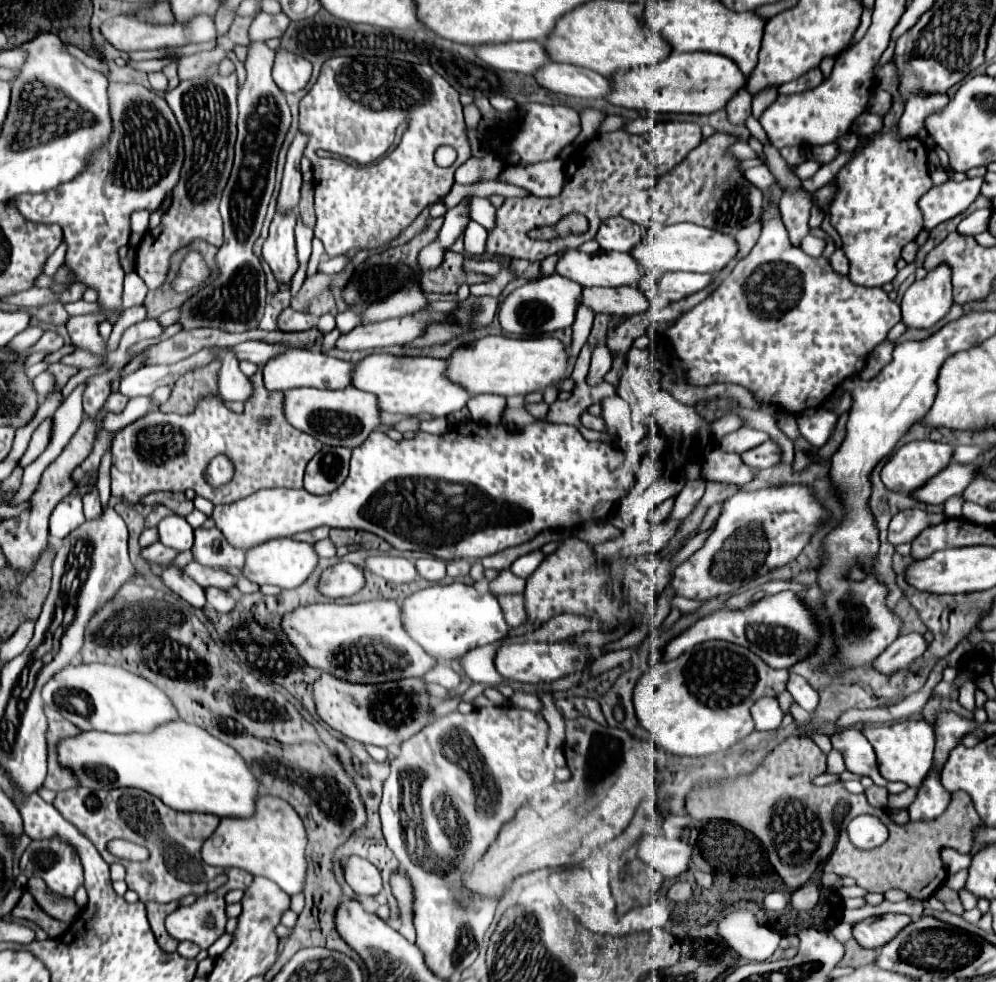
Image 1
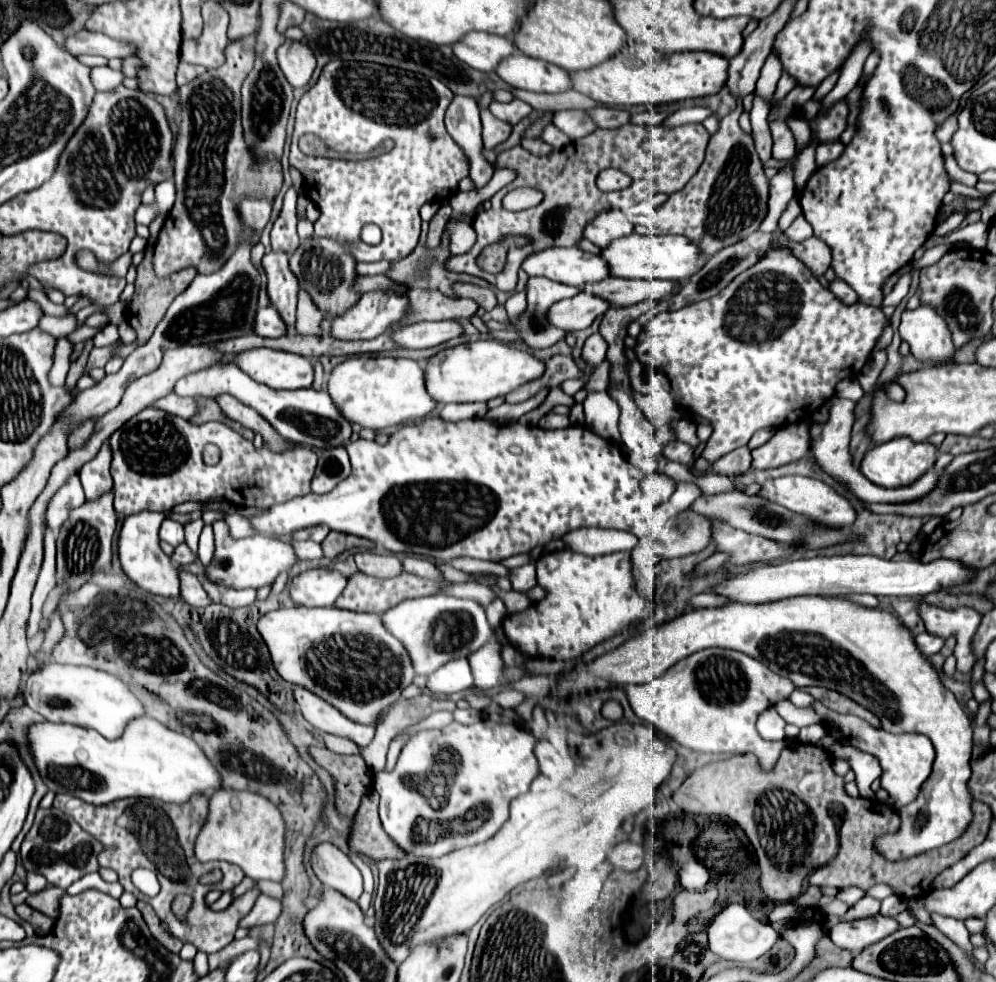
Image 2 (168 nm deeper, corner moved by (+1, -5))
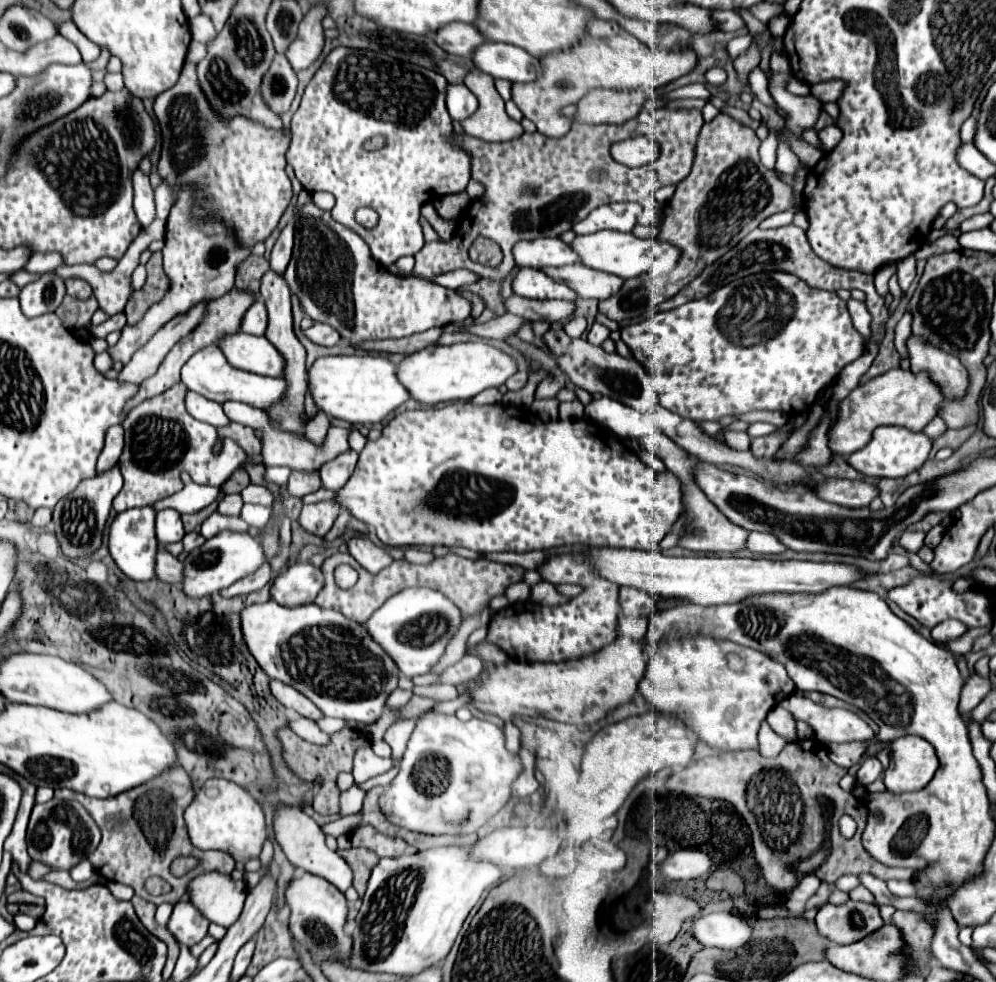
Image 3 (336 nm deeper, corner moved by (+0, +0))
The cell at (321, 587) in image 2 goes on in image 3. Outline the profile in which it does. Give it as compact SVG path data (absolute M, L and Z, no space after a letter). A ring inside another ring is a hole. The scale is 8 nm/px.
M291 564L271 584L271 600L281 606L301 606L315 600L323 588L323 574L313 564Z

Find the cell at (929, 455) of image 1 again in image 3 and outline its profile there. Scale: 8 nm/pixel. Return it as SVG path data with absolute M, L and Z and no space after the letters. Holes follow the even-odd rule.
M879 426L877 430L873 430L873 438L869 440L869 444L853 452L847 458L847 464L865 476L901 478L909 472L919 470L921 464L927 460L929 452L931 452L931 438L927 438L923 432L913 432L899 426Z

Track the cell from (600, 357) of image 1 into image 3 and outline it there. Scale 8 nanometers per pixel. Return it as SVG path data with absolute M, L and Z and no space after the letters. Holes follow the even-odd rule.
M595 322L595 324L593 324L593 328L589 330L589 336L587 336L587 338L589 338L589 342L591 342L591 344L597 344L597 346L599 346L603 340L607 340L607 338L609 338L609 328L605 328L603 324Z

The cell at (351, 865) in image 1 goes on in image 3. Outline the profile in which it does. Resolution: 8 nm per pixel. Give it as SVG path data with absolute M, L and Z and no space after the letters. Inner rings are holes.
M279 804L275 808L275 816L273 816L273 832L275 832L277 844L281 846L287 860L295 868L301 868L305 872L311 872L311 874L317 874L317 876L325 878L327 882L337 886L341 892L345 892L351 886L353 872L351 872L349 864L337 852L333 852L325 846L325 834L321 832L319 824L313 818L309 818L299 806Z

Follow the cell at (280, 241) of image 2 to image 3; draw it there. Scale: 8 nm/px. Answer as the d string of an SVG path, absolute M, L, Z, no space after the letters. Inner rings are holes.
M293 224L285 226L281 236L277 238L275 246L273 246L273 252L271 252L271 268L277 272L277 274L285 274L285 268L289 264L289 258L291 258L291 250L293 250Z

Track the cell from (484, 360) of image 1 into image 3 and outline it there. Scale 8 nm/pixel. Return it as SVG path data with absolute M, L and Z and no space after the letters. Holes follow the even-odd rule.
M465 342L453 346L429 346L405 356L397 368L397 380L409 390L413 400L425 406L451 400L471 400L485 388L501 386L517 372L515 360L483 342Z

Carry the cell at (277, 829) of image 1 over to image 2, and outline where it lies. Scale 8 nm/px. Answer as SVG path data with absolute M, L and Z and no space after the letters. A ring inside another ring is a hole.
M220 789L210 797L210 813L204 829L200 831L196 839L196 859L200 863L206 861L226 861L232 865L238 865L246 877L254 881L270 879L276 883L282 883L286 875L286 863L284 863L284 849L286 849L286 823L282 819L280 809L264 799L258 793L248 793L248 791L232 791L232 789Z

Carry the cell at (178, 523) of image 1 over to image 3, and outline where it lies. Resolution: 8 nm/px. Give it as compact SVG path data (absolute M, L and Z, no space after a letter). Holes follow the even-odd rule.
M165 508L165 510L157 512L157 516L155 516L155 534L157 534L159 544L179 542L185 536L181 514L171 510L171 508Z

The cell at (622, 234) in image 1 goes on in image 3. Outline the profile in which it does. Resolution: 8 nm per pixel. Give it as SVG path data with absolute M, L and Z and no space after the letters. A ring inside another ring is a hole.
M615 202L605 204L597 210L593 210L585 220L573 224L575 234L593 234L599 230L619 230L619 232L631 232L637 224L637 216L641 212L641 206L635 202Z

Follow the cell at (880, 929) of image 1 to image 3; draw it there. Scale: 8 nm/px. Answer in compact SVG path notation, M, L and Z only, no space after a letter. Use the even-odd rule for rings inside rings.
M847 900L841 906L835 904L821 906L815 922L819 934L835 944L857 942L883 924L879 908L875 904L857 900Z

